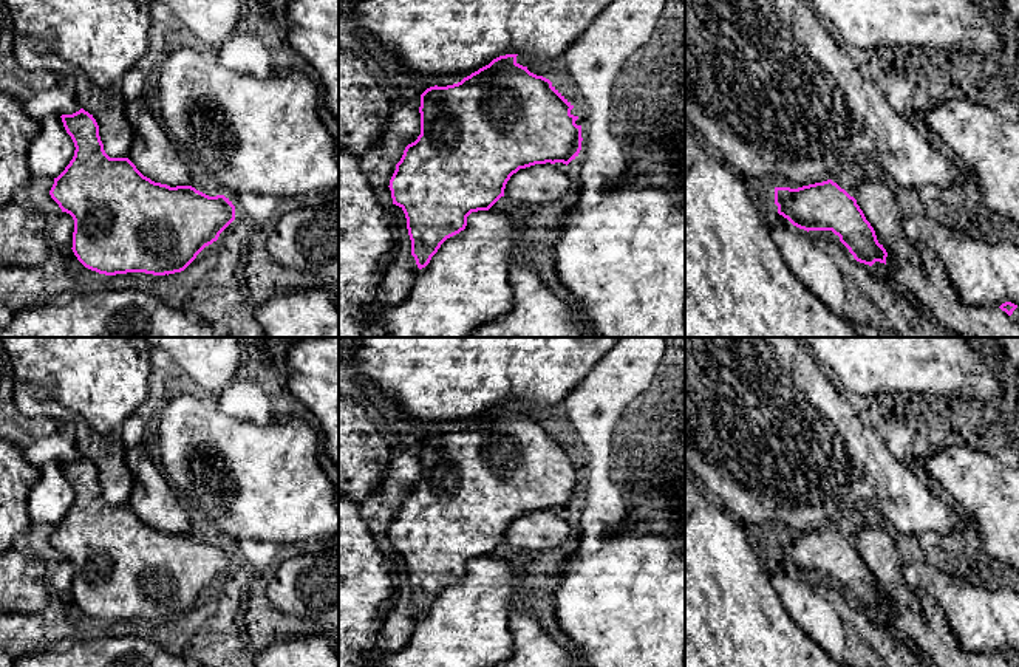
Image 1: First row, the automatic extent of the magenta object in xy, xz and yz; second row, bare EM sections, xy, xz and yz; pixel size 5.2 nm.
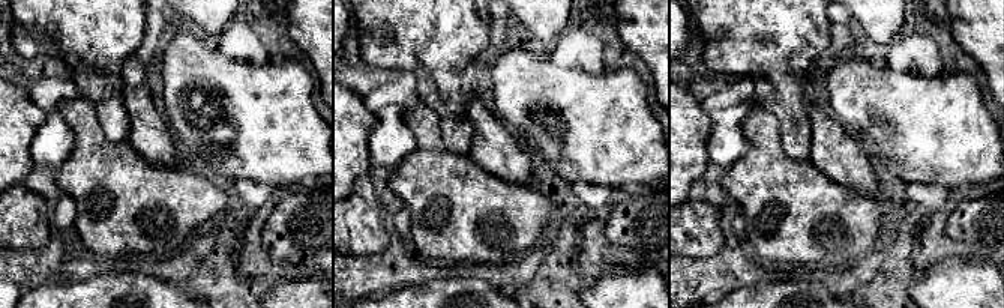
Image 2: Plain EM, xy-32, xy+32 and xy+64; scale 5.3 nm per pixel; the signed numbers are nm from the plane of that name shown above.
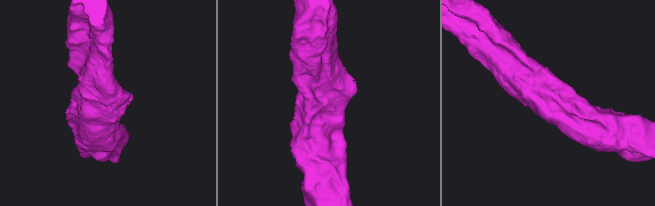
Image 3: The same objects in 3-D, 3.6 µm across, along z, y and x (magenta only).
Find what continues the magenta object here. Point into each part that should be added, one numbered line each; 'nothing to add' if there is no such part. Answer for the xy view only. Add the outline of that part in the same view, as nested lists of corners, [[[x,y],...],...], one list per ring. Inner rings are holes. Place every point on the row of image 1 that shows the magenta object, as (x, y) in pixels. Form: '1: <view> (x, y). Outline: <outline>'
1: xy (155, 155). Outline: [[[145,96],[127,102],[125,116],[131,125],[133,144],[128,159],[155,183],[192,186],[193,167],[181,156],[178,147],[153,115]]]

